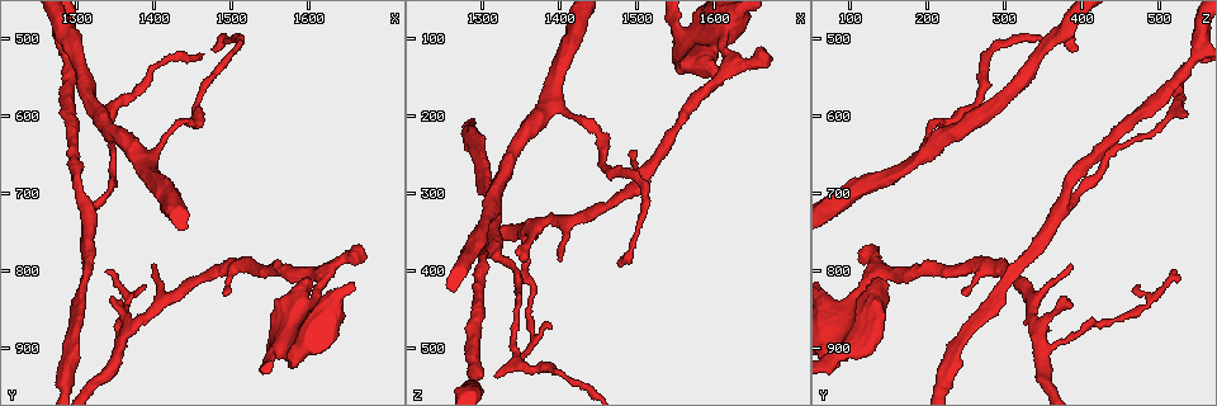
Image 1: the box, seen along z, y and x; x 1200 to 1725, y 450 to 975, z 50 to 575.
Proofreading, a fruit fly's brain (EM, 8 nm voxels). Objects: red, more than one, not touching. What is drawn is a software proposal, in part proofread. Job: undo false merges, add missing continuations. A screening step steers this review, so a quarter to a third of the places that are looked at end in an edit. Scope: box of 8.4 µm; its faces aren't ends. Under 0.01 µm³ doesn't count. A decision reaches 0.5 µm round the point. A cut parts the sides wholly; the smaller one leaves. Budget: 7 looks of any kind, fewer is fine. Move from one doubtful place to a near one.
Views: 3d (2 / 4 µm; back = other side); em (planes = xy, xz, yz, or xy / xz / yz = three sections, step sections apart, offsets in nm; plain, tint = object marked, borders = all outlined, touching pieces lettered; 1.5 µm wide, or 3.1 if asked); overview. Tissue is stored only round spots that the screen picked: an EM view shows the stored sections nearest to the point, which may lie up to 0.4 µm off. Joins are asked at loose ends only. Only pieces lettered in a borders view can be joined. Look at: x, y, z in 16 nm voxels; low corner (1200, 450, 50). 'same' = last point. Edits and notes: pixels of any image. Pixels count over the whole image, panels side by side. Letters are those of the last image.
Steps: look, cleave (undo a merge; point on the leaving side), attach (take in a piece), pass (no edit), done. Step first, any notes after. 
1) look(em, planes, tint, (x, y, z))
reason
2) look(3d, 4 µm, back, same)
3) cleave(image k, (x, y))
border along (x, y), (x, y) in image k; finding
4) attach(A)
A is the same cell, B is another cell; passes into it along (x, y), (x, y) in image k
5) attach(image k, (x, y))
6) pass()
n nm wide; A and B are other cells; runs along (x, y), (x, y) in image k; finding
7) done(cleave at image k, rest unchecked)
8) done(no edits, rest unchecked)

look(3d, 2 µm, (1345, 795, 520))
thin end

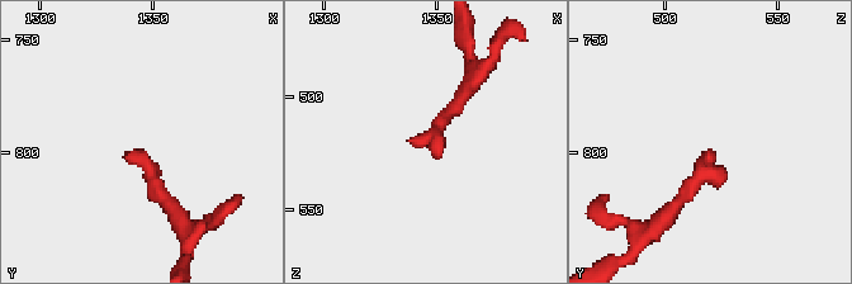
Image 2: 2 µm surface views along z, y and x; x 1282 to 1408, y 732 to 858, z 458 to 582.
look(em, planes, borders, (1342, 799, 523))

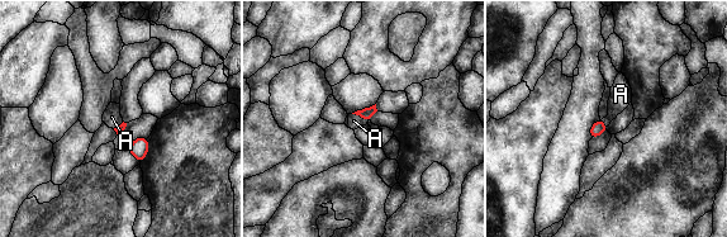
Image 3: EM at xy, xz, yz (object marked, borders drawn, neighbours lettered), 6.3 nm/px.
attach(A)
A is the same cell; passes into it along (366, 114), (360, 117), (354, 121) in image 3; it goes on there

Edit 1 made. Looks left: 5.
look(overview)
redraw

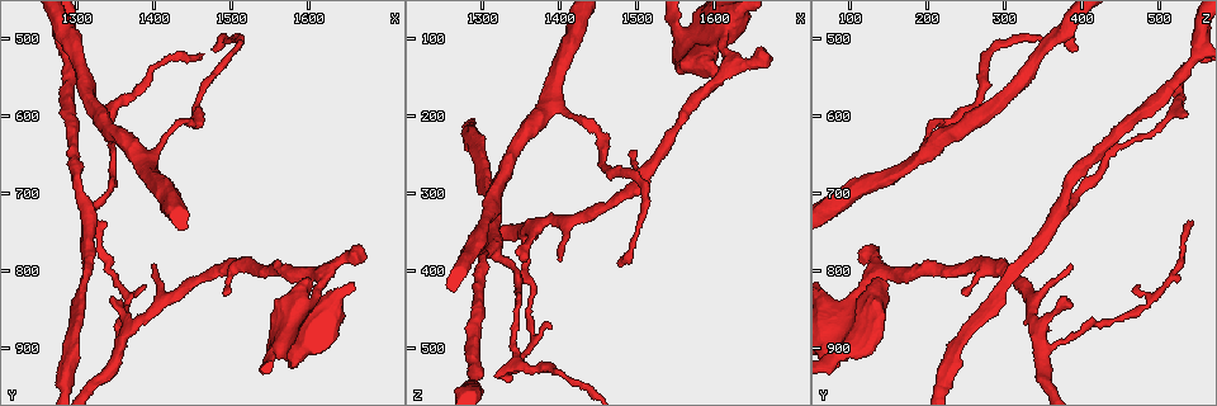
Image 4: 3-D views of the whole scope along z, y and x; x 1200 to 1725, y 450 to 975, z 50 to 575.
look(3d, 4 µm, (1320, 715, 375))
abrupt turn

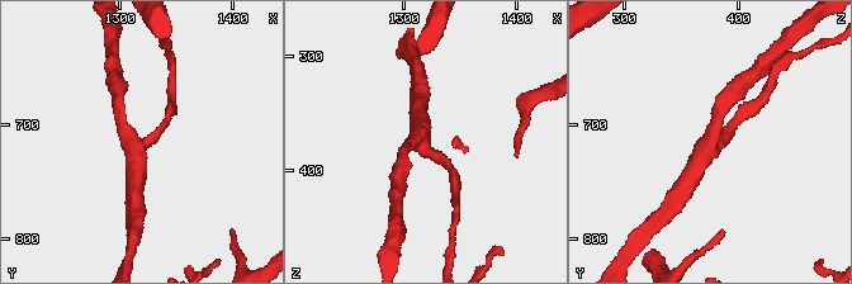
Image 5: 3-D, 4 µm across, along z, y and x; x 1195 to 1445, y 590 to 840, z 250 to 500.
look(em, planes, borders, (1316, 718, 376))
3 arms; arms of 160, 200, 240 nm

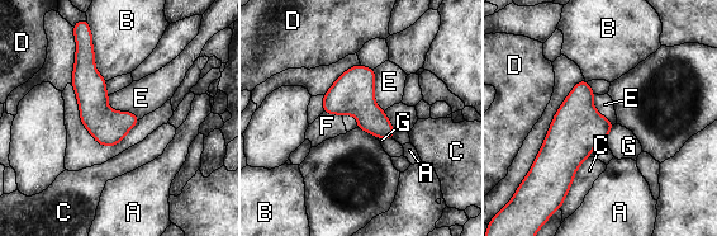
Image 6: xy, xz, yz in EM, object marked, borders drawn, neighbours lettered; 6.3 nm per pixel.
pass()
A, B, C, D, E, F and G are other cells; runs along (89, 47), (94, 113), (112, 142) in image 6; all the same neuron

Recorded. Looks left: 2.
done(attach at image 3, rest unchecked)

